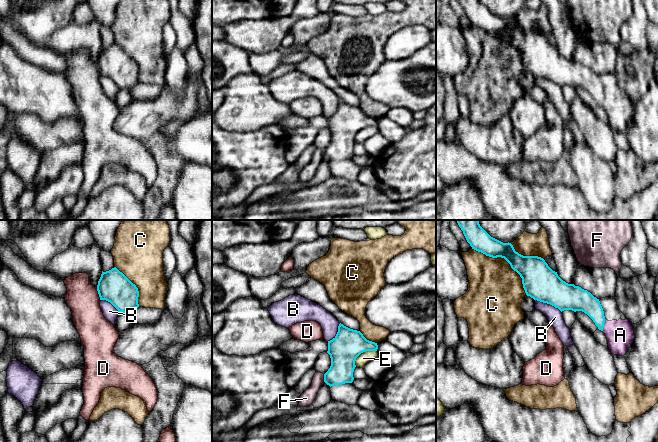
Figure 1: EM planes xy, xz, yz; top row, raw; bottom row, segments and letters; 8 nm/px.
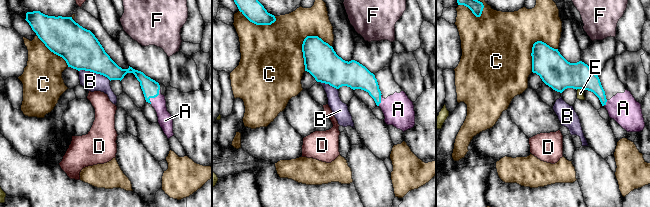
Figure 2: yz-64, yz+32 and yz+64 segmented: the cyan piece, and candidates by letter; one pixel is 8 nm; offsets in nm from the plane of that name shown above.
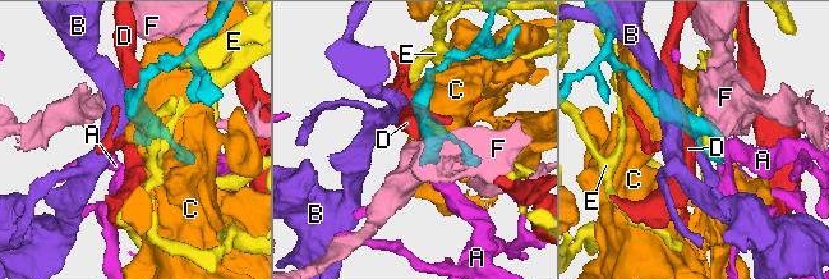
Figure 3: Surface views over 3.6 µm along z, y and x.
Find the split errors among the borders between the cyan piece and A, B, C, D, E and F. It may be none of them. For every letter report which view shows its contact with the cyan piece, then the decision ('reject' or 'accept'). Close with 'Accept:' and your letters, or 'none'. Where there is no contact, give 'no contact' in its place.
A: meets cyan in yz; accept
B: meets cyan in yz; reject
C: meets cyan in yz; reject
D: meets cyan in xy; reject
E: meets cyan in xz; reject
F: meets cyan in xz; reject
Accept: A

